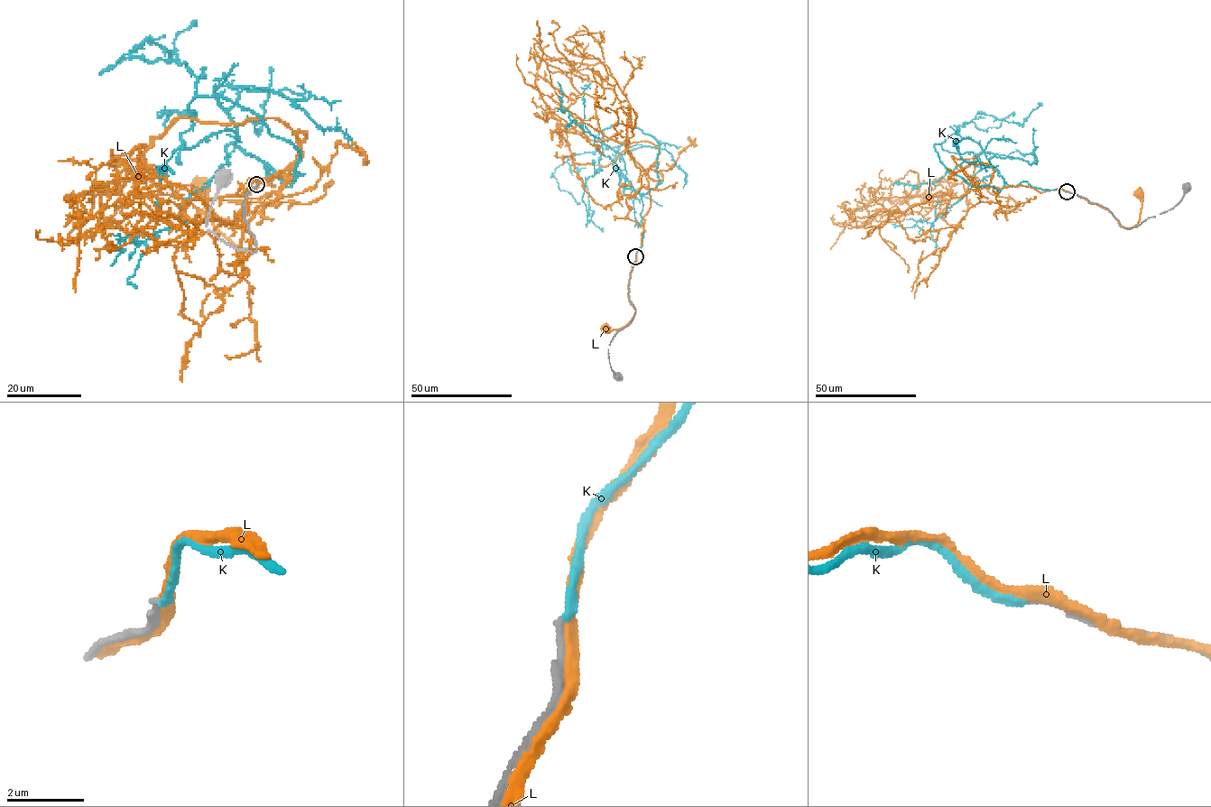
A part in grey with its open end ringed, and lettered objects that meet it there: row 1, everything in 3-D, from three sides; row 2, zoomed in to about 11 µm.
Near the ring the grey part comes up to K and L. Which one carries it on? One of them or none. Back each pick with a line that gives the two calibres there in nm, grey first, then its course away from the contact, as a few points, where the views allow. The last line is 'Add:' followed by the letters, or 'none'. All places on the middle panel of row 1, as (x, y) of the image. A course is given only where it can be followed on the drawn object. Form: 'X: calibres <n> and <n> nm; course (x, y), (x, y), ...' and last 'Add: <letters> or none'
Add: none

